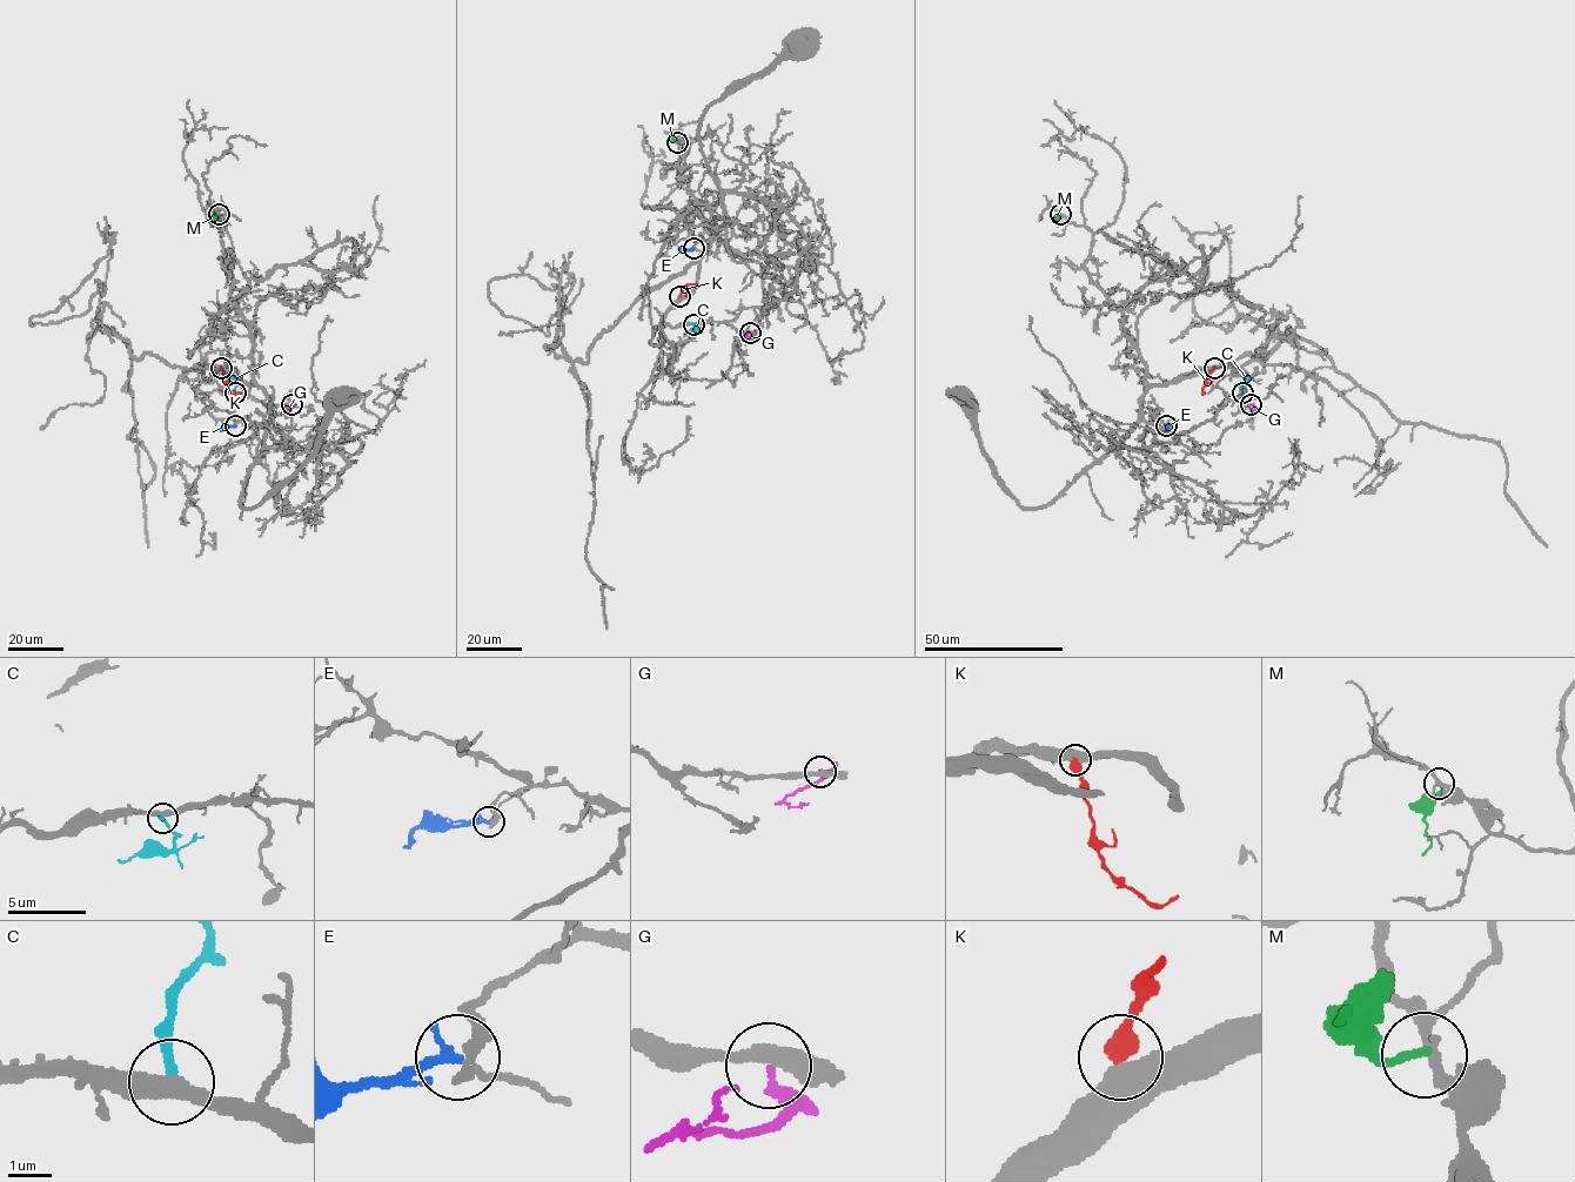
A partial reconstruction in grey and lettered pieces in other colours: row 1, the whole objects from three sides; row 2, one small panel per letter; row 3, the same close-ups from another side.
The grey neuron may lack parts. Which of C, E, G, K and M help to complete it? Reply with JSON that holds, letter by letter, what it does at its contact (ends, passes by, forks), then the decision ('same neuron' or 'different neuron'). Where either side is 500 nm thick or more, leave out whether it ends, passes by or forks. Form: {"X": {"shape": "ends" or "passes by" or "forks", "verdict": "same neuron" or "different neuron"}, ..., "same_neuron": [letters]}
{"C": {"shape": "ends", "verdict": "different neuron"}, "E": {"shape": "passes by", "verdict": "different neuron"}, "G": {"shape": "ends", "verdict": "different neuron"}, "K": {"shape": "ends", "verdict": "different neuron"}, "M": {"shape": "ends", "verdict": "different neuron"}, "same_neuron": []}

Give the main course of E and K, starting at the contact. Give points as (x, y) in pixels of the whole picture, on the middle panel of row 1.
E: (694, 248), (681, 250), (678, 247)
K: (679, 296), (687, 284), (698, 287)

